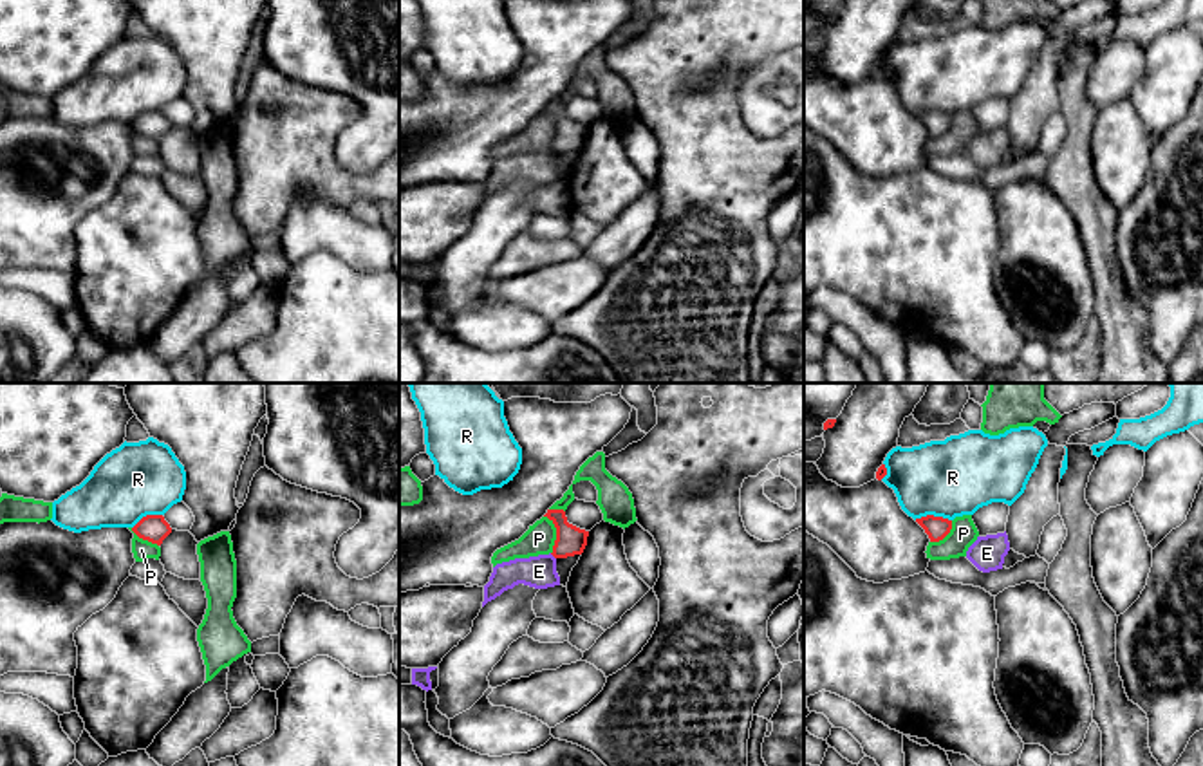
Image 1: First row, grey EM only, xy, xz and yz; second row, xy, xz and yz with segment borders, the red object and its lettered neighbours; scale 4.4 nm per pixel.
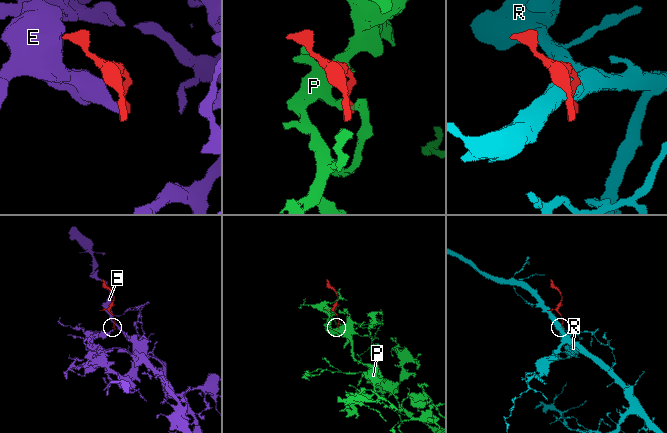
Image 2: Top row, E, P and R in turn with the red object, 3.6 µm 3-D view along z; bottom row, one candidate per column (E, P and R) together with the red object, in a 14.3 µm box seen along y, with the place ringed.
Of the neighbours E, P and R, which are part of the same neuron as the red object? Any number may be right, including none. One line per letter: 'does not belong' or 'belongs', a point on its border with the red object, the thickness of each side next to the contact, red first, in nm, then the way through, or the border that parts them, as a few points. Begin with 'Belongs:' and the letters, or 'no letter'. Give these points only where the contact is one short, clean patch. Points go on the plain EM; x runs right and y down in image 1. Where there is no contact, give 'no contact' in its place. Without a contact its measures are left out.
Belongs: no letter
E: does not belong | xz (553, 150) | 130/140 nm | along xz (550, 149), (555, 154)
P: does not belong | xz (557, 130) | 130/140 nm | along xz (544, 111), (555, 123), (551, 149)
R: does not belong | yz (932, 111) | 100/340 nm | along yz (914, 114), (941, 111), (951, 116)

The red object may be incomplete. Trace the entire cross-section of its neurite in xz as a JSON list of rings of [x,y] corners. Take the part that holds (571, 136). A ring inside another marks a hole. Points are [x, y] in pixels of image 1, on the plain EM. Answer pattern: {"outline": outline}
{"outline": [[[547,105],[544,112],[547,112],[556,123],[556,135],[551,148],[555,154],[583,148],[589,126],[569,119],[564,105]]]}

